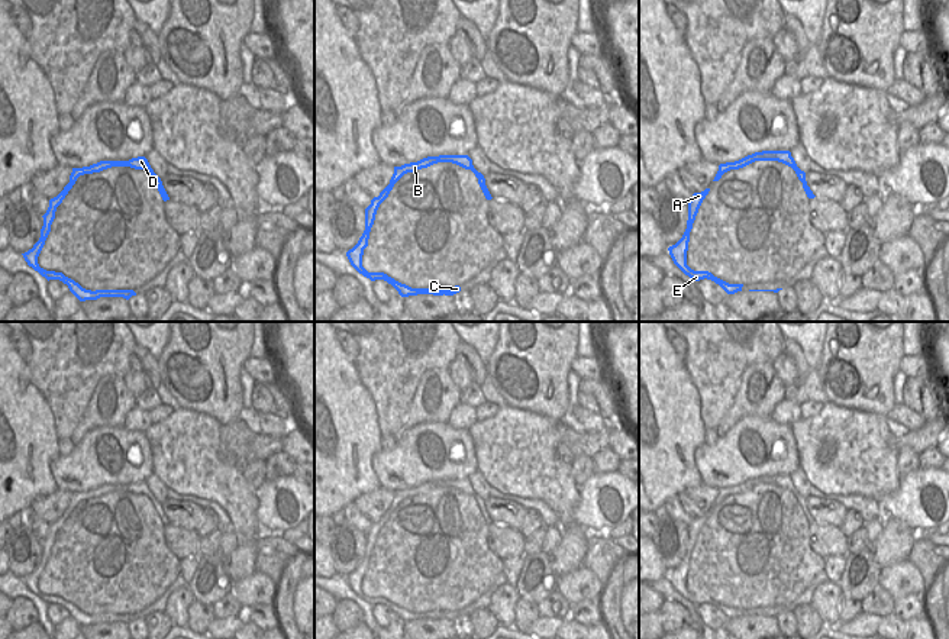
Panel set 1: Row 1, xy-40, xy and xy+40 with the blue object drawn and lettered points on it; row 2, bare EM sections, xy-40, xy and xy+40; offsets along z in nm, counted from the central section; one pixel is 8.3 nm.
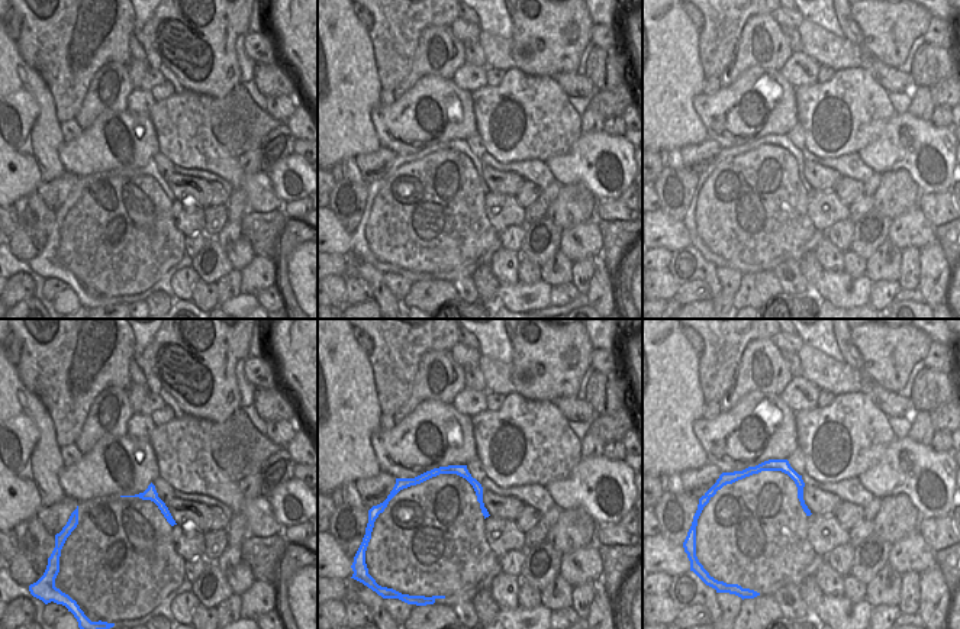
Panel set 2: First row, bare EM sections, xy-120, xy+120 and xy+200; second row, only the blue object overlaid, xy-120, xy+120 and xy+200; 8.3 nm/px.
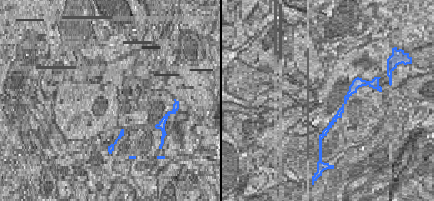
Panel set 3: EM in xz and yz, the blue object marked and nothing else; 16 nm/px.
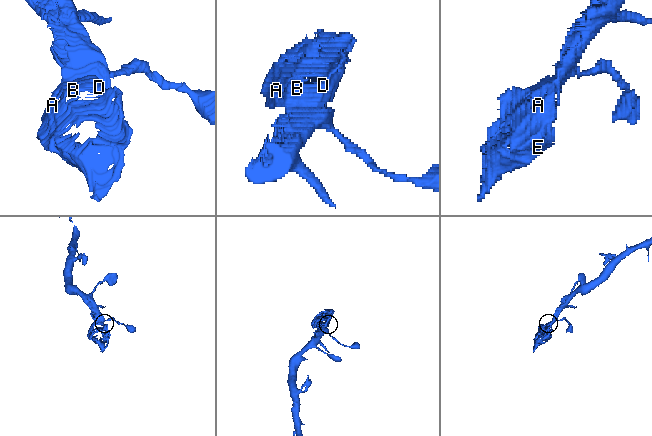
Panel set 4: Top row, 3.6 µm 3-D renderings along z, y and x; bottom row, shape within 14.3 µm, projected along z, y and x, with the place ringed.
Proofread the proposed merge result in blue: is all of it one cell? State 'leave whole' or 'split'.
split

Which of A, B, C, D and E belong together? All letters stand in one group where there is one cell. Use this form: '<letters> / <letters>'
A C E / B D

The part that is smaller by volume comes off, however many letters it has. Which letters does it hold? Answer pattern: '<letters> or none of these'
A, C, E.

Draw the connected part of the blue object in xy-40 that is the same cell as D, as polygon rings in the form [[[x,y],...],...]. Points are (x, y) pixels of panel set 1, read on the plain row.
[[[145,481],[132,483],[129,485],[100,485],[90,491],[72,493],[72,497],[70,500],[70,507],[75,509],[75,506],[80,500],[100,497],[100,496],[112,493],[112,491],[130,491],[135,494],[145,494],[145,496],[151,494],[151,490]]]

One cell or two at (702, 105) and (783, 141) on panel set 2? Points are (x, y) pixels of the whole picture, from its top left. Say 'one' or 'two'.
one

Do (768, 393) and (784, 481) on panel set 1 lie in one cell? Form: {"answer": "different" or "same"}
{"answer": "different"}

